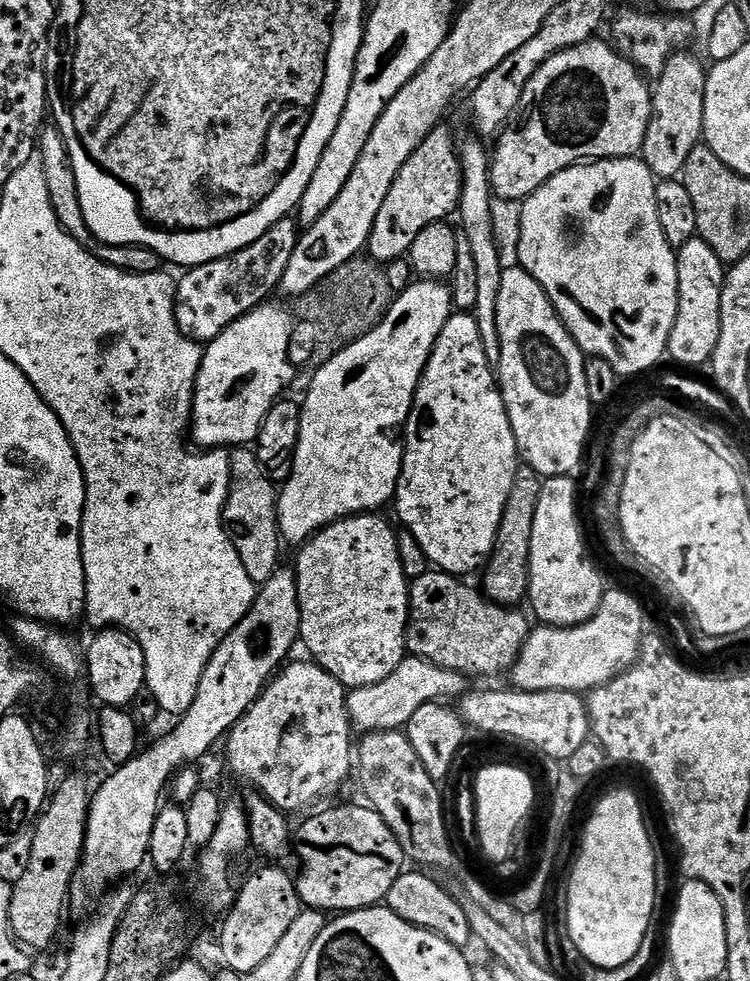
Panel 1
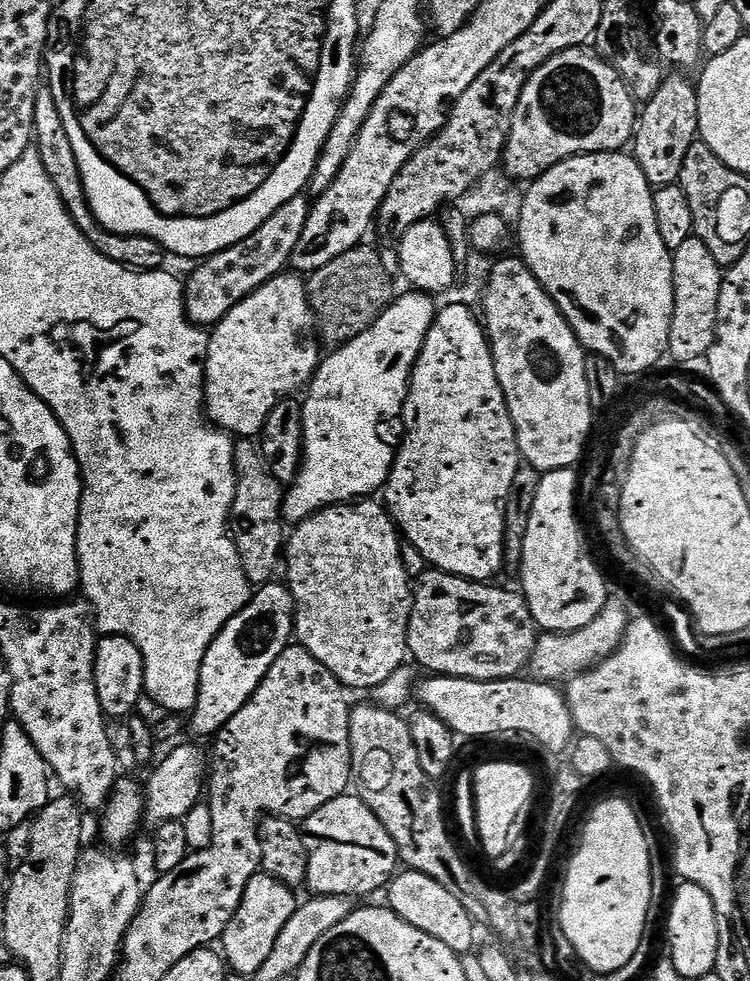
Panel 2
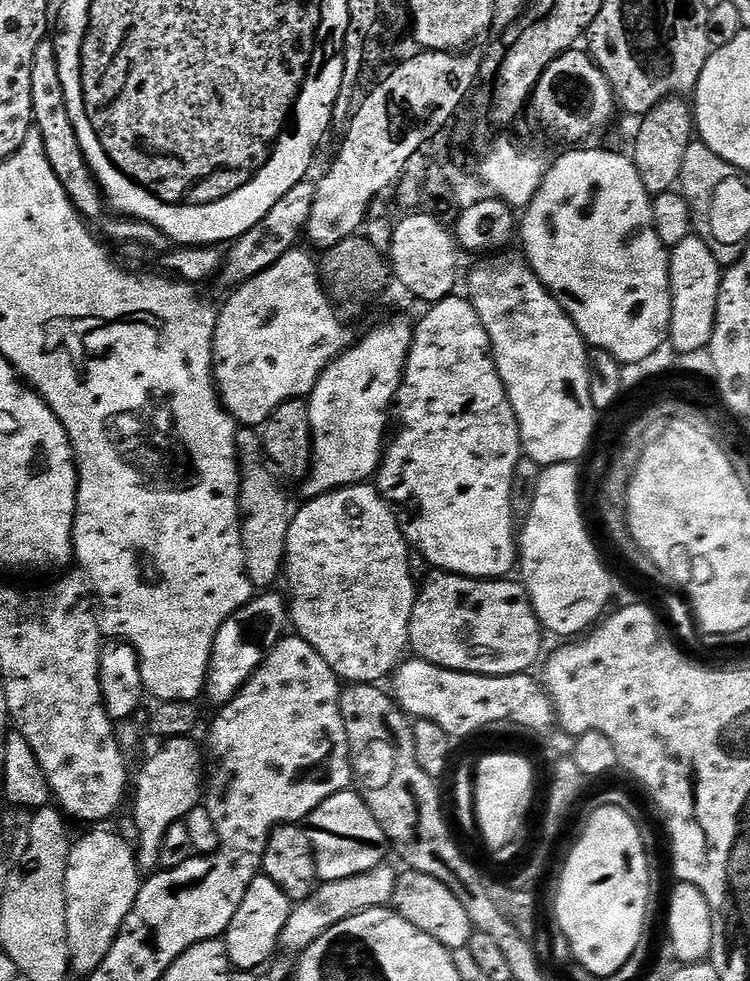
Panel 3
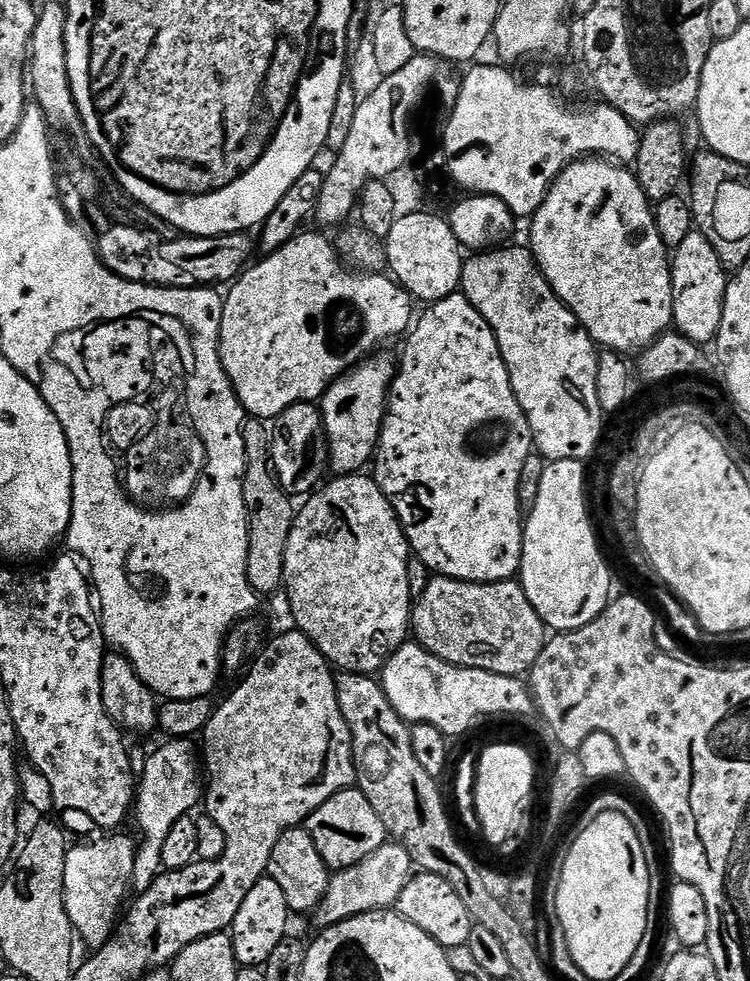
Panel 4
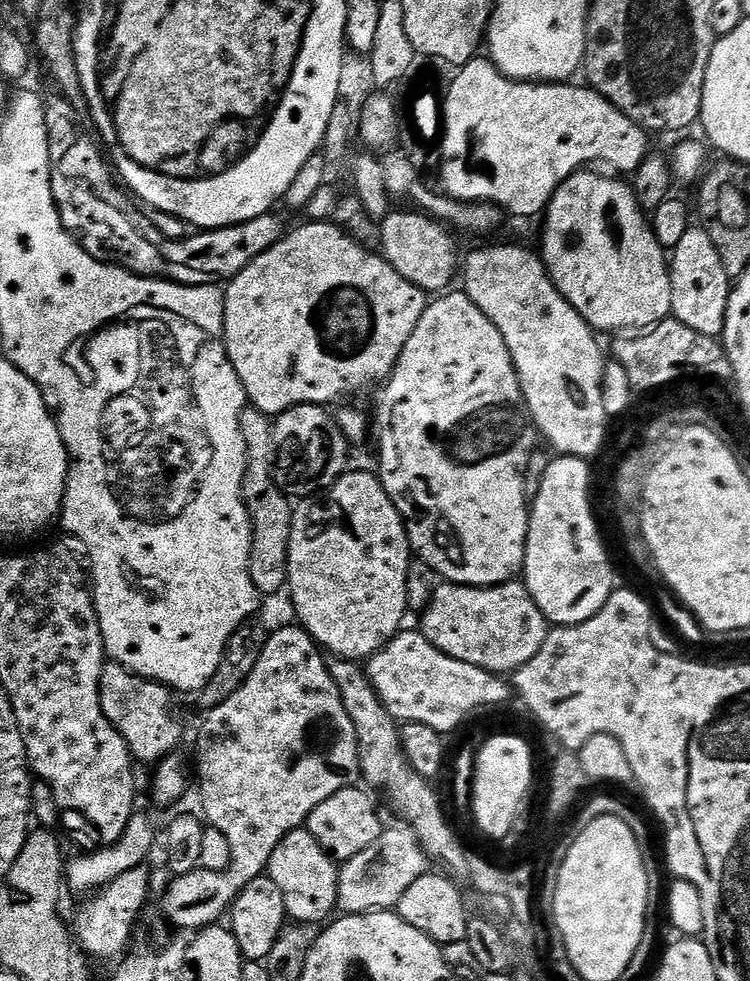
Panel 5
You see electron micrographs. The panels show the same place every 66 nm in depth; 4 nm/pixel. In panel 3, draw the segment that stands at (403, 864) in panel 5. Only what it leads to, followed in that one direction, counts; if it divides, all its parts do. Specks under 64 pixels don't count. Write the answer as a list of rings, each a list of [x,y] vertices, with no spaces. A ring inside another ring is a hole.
[[[383,864],[374,870],[362,875],[355,875],[354,878],[329,880],[321,883],[315,891],[302,901],[299,901],[292,909],[290,918],[286,918],[286,926],[282,926],[280,935],[280,948],[288,954],[303,954],[330,926],[338,926],[346,918],[350,918],[359,912],[365,912],[366,909],[381,908],[389,905],[392,900],[394,886],[396,885],[397,869],[390,867],[390,864]]]

